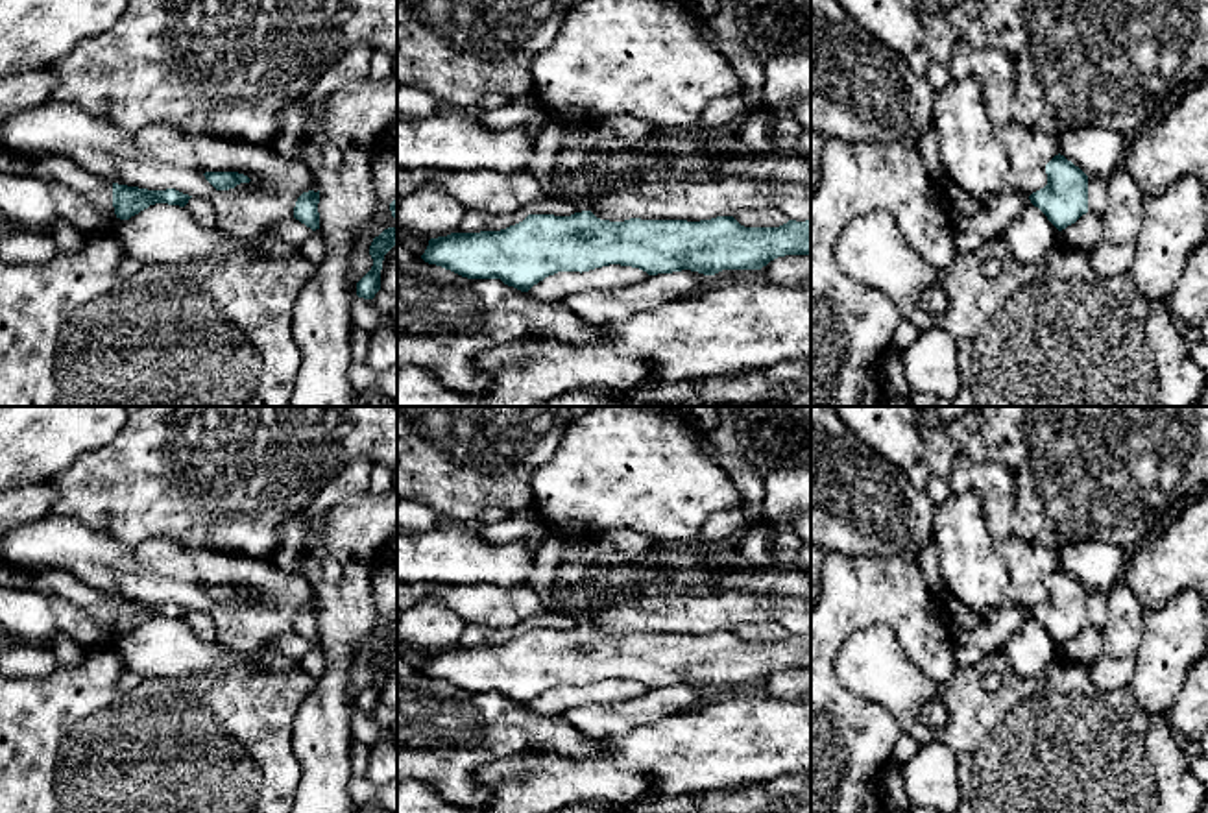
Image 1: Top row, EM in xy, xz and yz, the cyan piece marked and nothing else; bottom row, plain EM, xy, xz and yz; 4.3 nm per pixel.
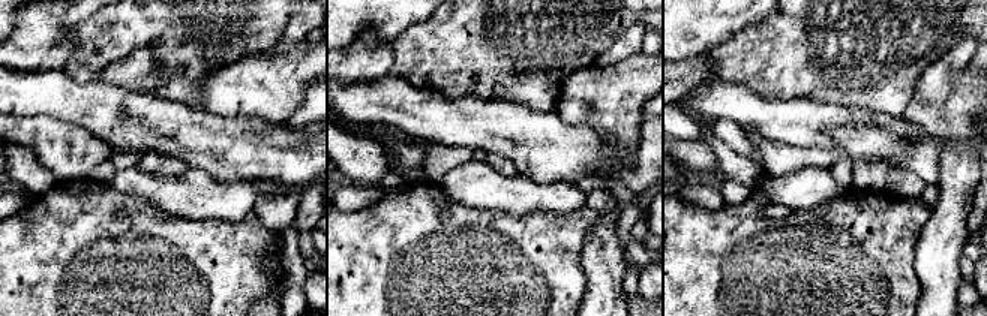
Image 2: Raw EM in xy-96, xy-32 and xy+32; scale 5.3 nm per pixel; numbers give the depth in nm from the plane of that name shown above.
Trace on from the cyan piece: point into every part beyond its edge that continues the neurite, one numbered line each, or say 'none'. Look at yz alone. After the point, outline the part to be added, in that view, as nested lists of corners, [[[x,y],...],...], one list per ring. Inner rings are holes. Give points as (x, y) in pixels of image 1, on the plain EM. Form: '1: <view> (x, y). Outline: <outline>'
none

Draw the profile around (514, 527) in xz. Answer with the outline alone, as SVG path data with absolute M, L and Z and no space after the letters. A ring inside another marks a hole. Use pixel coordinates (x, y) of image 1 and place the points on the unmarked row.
M534 508L525 514L508 514L493 525L475 525L475 532L486 543L506 545L530 536L547 538L554 527Z

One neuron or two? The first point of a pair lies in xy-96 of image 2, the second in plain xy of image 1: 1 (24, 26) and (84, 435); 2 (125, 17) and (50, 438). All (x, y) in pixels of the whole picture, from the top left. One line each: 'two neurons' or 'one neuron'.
1: two neurons
2: two neurons

